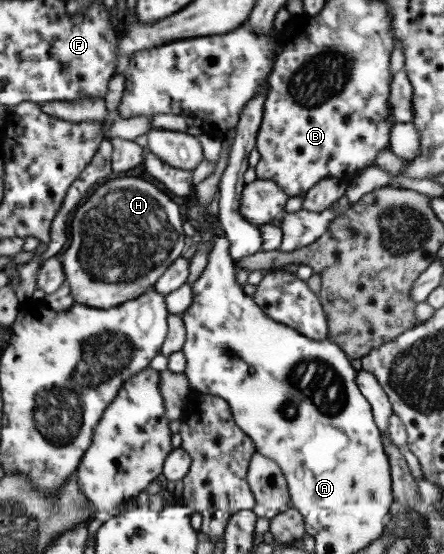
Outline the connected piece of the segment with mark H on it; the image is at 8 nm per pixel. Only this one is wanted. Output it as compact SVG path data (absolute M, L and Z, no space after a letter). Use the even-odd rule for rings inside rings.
M119 177L117 179L107 180L104 184L99 185L93 194L74 212L70 220L70 245L61 256L62 265L66 275L72 297L76 303L85 304L92 308L116 308L129 300L136 300L149 292L156 286L161 276L165 275L165 271L181 257L185 250L185 232L183 232L183 216L181 216L181 205L177 204L173 199L173 195L169 192L159 190L157 186L151 184L141 177Z

